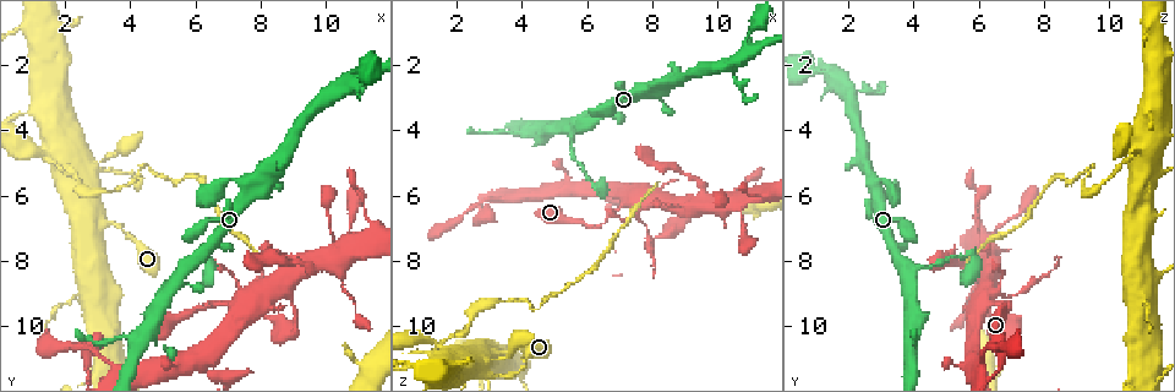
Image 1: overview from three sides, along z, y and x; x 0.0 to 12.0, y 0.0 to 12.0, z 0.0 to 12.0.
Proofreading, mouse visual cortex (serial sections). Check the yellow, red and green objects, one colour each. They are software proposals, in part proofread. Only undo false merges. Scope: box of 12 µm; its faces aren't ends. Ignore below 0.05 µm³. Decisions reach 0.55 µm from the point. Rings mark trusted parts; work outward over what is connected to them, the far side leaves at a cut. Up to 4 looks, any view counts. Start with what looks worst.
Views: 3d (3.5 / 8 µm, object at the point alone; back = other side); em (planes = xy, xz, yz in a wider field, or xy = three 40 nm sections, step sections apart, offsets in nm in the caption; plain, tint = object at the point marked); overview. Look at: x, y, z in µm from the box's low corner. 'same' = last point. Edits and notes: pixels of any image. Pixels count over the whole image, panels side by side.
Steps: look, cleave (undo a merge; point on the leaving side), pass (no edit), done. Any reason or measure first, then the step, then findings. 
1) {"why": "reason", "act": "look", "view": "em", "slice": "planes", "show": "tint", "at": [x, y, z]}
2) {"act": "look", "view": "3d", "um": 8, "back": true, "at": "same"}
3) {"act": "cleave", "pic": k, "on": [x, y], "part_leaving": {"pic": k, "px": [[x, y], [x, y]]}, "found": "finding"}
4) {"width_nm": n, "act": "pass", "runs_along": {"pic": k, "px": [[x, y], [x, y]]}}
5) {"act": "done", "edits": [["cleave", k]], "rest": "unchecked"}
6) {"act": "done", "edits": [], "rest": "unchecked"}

{"why": "thick turns thin", "act": "look", "view": "3d", "um": 3.5, "at": [0.8, 0.7, 11.2]}

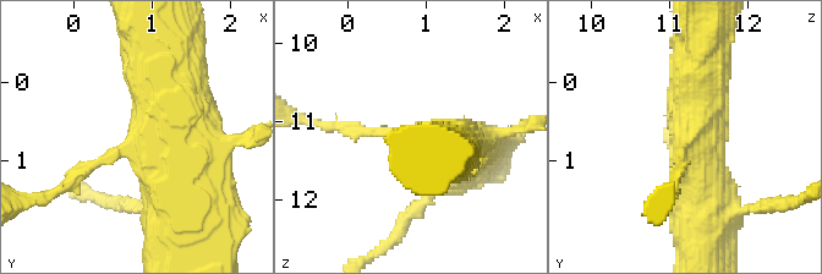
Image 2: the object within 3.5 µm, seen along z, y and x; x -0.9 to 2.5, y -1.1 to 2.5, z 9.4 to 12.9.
{"why": "shape alone is not enough", "act": "look", "view": "em", "slice": "xy", "step": 2, "show": "tint", "at": [0.85, 0.80, 11.25]}

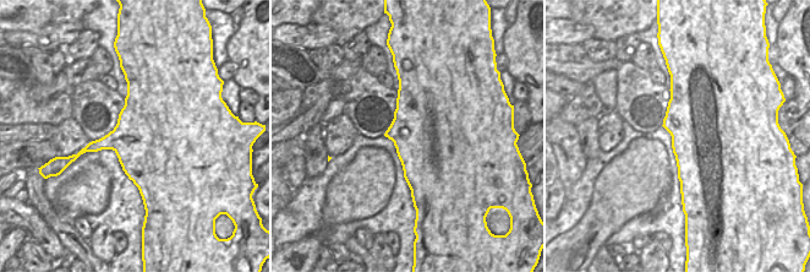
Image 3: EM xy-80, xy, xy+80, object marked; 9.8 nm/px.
{"width_nm": 800, "act": "pass", "runs_along": {"pic": 2, "px": [[448, 154], [403, 135], [350, 129]]}, "found": "one cell here"}

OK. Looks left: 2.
{"why": "three arms meet", "act": "look", "view": "3d", "um": 3.5, "at": [5.6, 8.2, 3.8]}

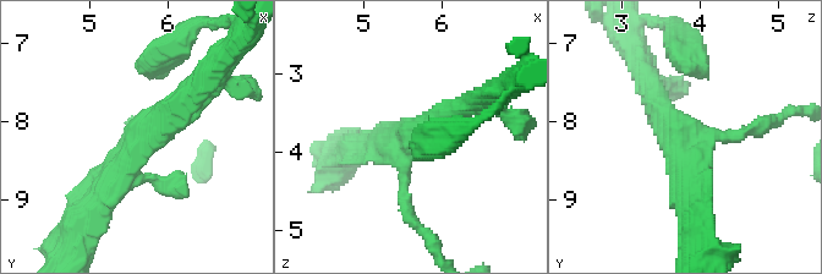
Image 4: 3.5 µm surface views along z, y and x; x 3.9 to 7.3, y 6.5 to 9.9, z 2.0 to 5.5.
{"act": "look", "view": "em", "slice": "planes", "show": "tint", "at": [5.65, 8.15, 3.75]}

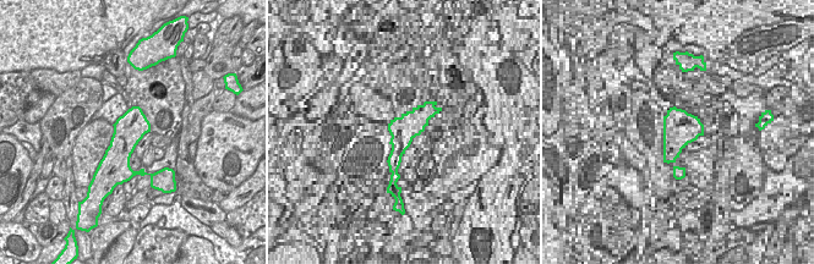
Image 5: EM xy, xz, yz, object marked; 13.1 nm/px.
{"width_nm": 400, "act": "pass", "runs_along": {"pic": 4, "px": [[203, 82], [140, 135], [98, 199]]}, "found": "continuous, no second cell"}

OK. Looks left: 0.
{"act": "done", "edits": [], "rest": "unchecked"}

